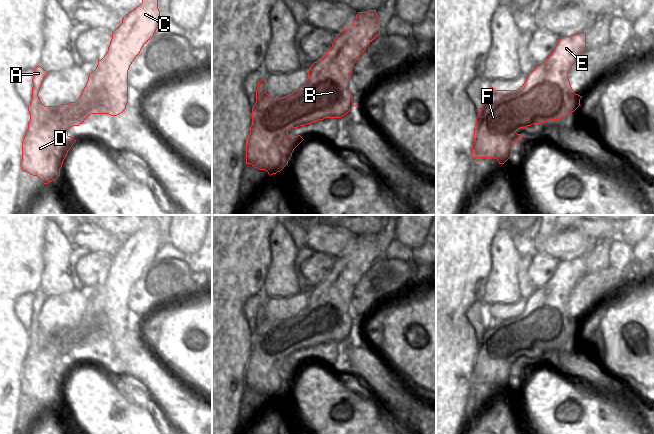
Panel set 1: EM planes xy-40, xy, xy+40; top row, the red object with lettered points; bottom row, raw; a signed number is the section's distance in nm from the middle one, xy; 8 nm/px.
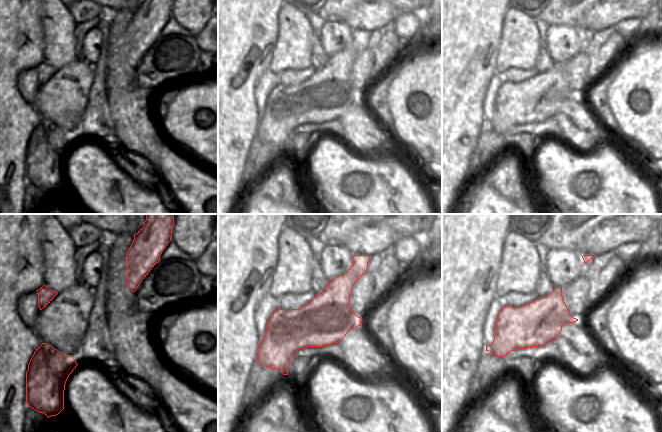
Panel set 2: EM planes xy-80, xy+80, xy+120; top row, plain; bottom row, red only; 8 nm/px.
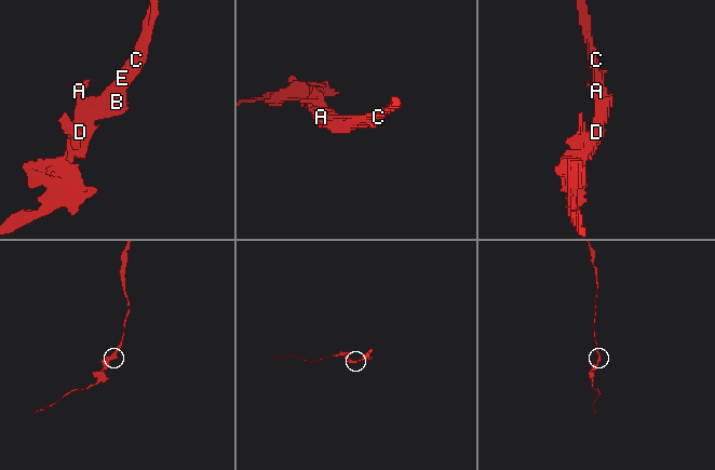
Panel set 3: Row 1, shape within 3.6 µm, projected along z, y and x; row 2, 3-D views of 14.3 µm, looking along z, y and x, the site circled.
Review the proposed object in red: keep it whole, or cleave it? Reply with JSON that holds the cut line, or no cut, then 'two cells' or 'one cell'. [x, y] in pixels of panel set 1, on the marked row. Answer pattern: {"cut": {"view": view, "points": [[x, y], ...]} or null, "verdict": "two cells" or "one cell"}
{"cut": {"view": "xy", "points": [[279, 98], [297, 114], [265, 133], [296, 146]]}, "verdict": "two cells"}

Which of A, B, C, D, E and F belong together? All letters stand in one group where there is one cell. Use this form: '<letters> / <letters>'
A D F / B C E

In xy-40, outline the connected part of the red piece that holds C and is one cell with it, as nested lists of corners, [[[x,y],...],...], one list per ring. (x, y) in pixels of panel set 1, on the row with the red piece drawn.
[[[142,0],[142,3],[126,14],[122,23],[112,32],[112,39],[108,51],[101,60],[98,60],[96,69],[88,76],[88,81],[75,102],[59,106],[47,106],[55,110],[69,110],[73,116],[39,116],[43,124],[53,132],[68,132],[73,126],[82,124],[91,114],[121,114],[128,103],[128,70],[142,47],[154,36],[160,23],[158,0]]]

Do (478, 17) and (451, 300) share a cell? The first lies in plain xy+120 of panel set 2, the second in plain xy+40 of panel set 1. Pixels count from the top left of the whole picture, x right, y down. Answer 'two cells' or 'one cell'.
one cell

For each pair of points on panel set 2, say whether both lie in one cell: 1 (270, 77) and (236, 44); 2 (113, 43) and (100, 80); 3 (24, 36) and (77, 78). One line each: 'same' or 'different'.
1: different
2: different
3: different

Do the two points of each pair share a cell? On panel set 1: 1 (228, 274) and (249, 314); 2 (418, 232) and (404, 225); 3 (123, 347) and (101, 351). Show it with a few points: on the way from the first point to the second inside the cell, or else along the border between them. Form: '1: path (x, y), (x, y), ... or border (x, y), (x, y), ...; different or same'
1: border (261, 289), (242, 307), (248, 327); different
2: path (415, 230), (407, 225); same
3: border (111, 340), (115, 354); different

